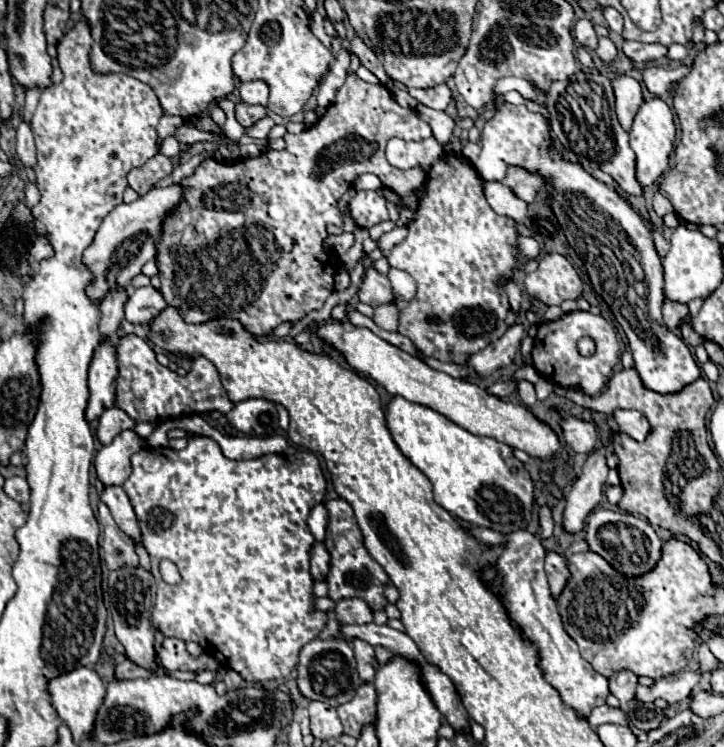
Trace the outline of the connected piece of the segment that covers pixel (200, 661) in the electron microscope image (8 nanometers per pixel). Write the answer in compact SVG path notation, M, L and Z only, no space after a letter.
M174 637L164 639L162 651L160 651L160 663L168 671L200 671L200 669L218 669L218 663L210 655L190 657L186 651L186 643Z

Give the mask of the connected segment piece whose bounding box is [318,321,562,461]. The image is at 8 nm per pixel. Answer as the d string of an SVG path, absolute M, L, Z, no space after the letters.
M326 321L318 327L318 335L334 345L342 355L346 357L348 365L354 371L360 371L368 377L372 377L376 383L380 383L390 395L400 395L406 401L426 405L448 419L454 419L460 427L466 427L468 431L474 431L482 437L492 437L500 443L510 445L512 449L522 449L530 457L550 461L558 457L562 445L556 435L556 431L546 425L544 421L536 419L526 407L506 403L498 399L496 395L490 395L476 383L470 383L466 379L454 379L442 371L436 371L424 363L424 359L412 357L404 353L402 349L386 343L384 339L376 337L372 331L366 331L364 327L354 327L350 321Z

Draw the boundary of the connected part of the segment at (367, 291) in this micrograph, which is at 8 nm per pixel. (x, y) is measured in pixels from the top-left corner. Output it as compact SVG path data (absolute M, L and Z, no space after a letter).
M368 267L358 291L358 297L362 303L368 303L372 307L380 307L384 303L394 301L394 291L386 275L378 273L374 267Z

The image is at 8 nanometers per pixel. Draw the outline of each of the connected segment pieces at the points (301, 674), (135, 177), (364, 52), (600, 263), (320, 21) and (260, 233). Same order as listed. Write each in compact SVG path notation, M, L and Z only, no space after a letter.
M312 639L302 647L298 663L298 689L304 697L338 707L356 695L358 685L360 677L356 671L354 651L344 639Z
M162 153L154 155L154 159L150 159L146 165L130 171L128 175L128 185L138 193L138 195L146 195L162 177L170 175L174 169L174 163L164 157Z
M352 37L350 39L350 43L352 43L352 51L360 57L360 61L362 61L362 65L366 67L366 69L370 69L382 83L386 83L386 81L390 81L390 77L386 75L386 71L384 71L384 67L382 67L382 63L380 63L380 59L362 43L362 39L358 39L358 37Z
M504 103L484 125L480 137L482 153L474 167L484 181L494 179L494 169L506 169L510 165L546 177L552 185L552 211L564 227L568 243L582 257L596 293L602 295L616 321L622 325L644 387L660 395L682 391L700 377L700 367L688 345L664 323L664 267L654 249L652 231L612 187L596 181L582 165L564 161L550 145L548 137L550 127L542 113L532 113L526 105Z
M314 13L314 15L312 15L310 29L312 29L312 33L314 33L318 39L322 39L322 43L330 43L330 37L324 33L324 17L322 17L320 13Z
M348 73L332 105L312 127L298 135L284 135L286 149L268 149L256 159L240 159L236 163L204 161L192 177L182 181L186 183L186 199L166 219L162 243L158 245L160 291L166 303L176 307L186 323L204 323L206 319L222 315L238 319L256 337L270 337L280 323L300 321L310 311L322 309L334 291L334 273L338 269L338 259L324 247L324 241L330 223L342 225L338 209L340 197L364 173L378 175L382 185L398 195L418 189L426 181L426 171L420 167L408 171L392 167L386 161L384 149L392 137L422 141L430 135L430 125L414 109L400 107L388 87L382 83L366 83L356 73Z

